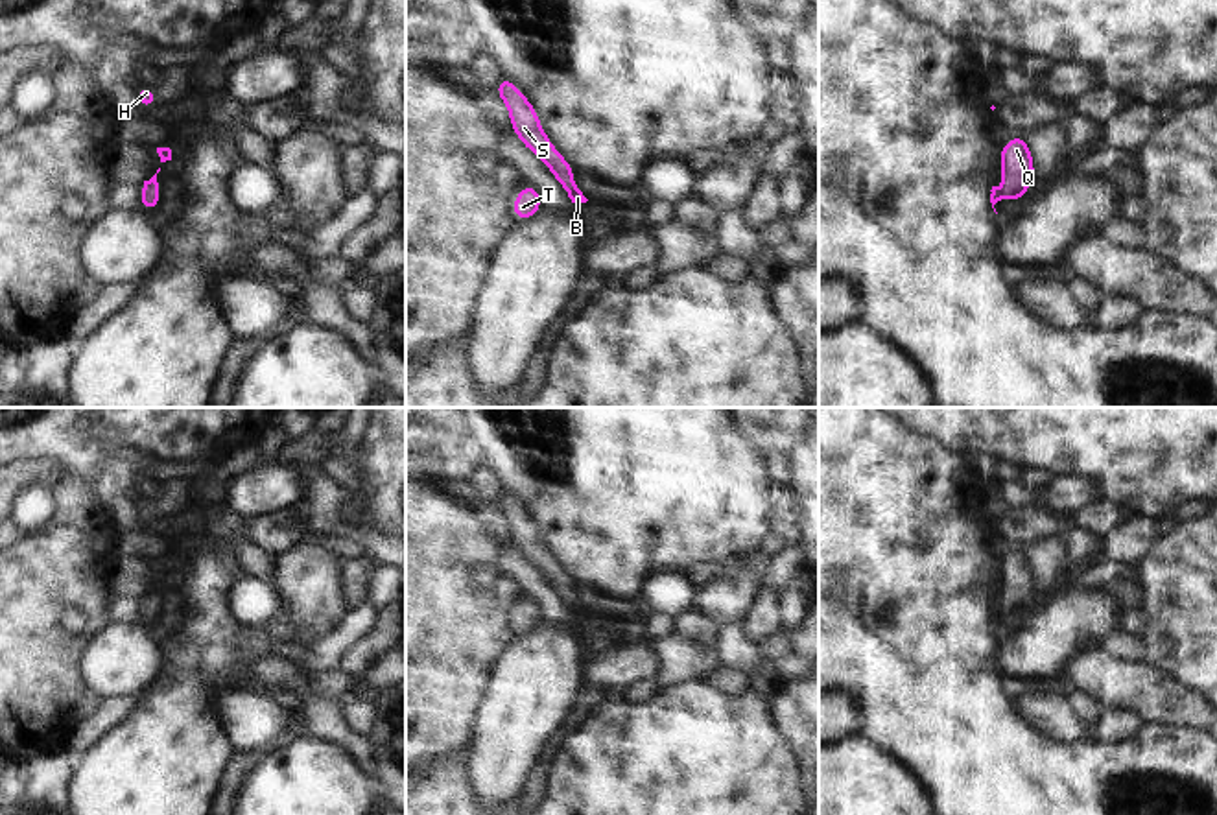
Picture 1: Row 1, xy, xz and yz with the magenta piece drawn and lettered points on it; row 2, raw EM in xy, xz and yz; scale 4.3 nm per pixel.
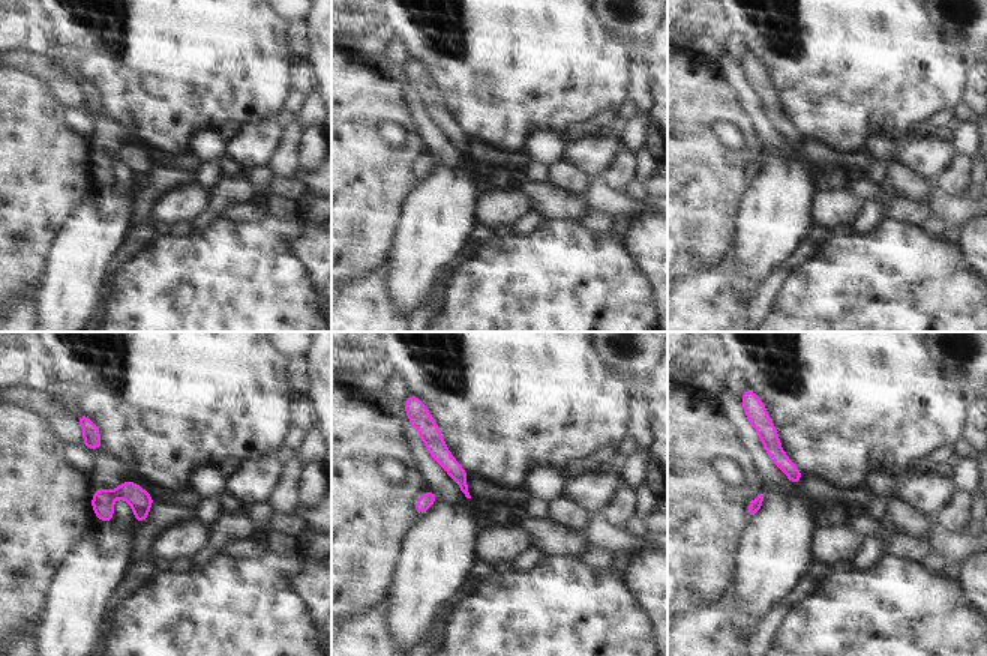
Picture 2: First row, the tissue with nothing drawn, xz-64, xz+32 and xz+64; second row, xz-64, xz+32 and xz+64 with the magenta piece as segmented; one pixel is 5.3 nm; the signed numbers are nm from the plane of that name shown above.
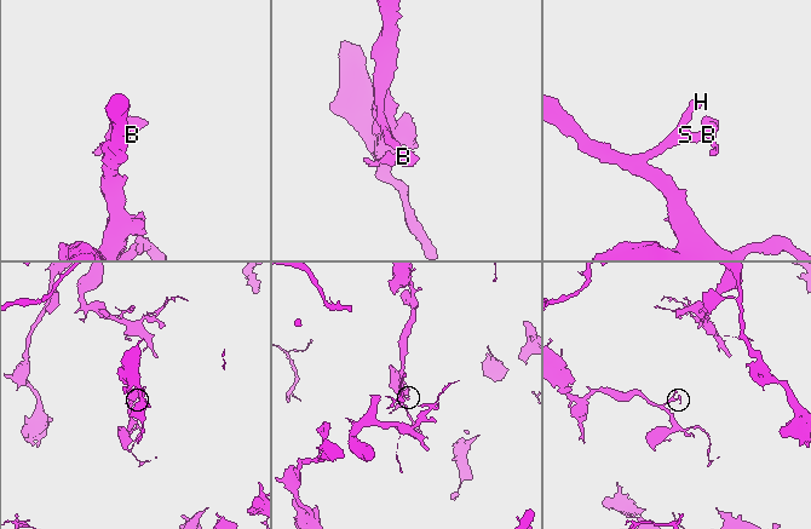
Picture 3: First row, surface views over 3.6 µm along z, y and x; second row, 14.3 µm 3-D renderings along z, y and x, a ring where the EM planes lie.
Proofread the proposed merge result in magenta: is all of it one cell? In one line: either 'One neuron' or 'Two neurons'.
One neuron.

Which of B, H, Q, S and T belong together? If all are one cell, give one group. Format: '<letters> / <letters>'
B H Q S T

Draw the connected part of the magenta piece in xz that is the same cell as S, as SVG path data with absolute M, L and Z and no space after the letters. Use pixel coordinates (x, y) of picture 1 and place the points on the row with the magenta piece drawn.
M502 77L496 85L496 94L505 103L511 129L518 135L520 142L548 166L572 203L586 203L588 199L573 181L573 166L555 149L540 125L537 109L522 90L511 79Z

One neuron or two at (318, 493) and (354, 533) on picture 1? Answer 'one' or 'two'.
one

